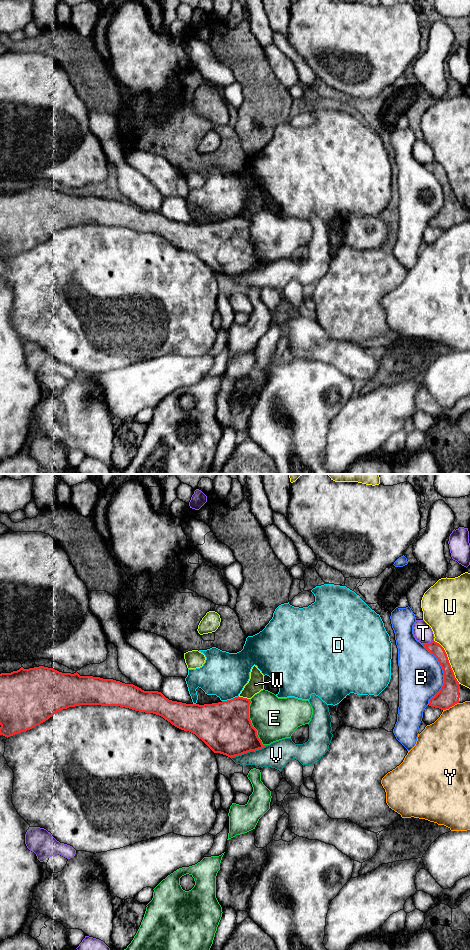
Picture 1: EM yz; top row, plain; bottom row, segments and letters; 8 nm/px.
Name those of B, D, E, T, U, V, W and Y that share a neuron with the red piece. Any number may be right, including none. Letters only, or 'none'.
none

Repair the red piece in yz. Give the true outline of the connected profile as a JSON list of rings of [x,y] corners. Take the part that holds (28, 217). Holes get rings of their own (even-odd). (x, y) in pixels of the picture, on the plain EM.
[[[39,186],[39,187],[29,188],[29,189],[24,189],[23,187],[21,187],[17,191],[13,191],[11,193],[1,193],[0,194],[0,245],[1,245],[0,255],[3,255],[8,258],[15,254],[30,250],[30,249],[40,245],[41,243],[45,242],[46,240],[48,240],[55,233],[61,231],[63,229],[67,229],[69,227],[75,227],[75,226],[79,226],[79,225],[120,226],[120,227],[129,228],[129,229],[132,229],[135,231],[139,231],[139,232],[153,233],[153,234],[159,235],[159,236],[163,237],[165,240],[167,240],[168,242],[170,242],[175,247],[195,254],[214,273],[220,273],[220,274],[226,275],[228,277],[235,277],[235,276],[239,276],[239,275],[242,275],[242,274],[250,272],[250,271],[256,271],[256,270],[259,270],[259,269],[262,269],[262,268],[268,266],[268,265],[262,264],[261,260],[259,259],[259,257],[257,255],[257,250],[253,247],[253,245],[251,243],[251,240],[249,238],[250,223],[251,223],[250,219],[238,216],[231,220],[222,221],[222,222],[218,222],[218,223],[212,223],[212,224],[204,224],[204,225],[186,224],[186,223],[182,223],[182,222],[169,220],[161,212],[144,211],[141,208],[139,208],[133,204],[125,204],[120,201],[113,200],[113,199],[103,199],[100,197],[93,197],[93,196],[80,196],[77,192],[74,194],[62,193],[53,188],[48,188],[48,187],[44,187],[44,186]]]

